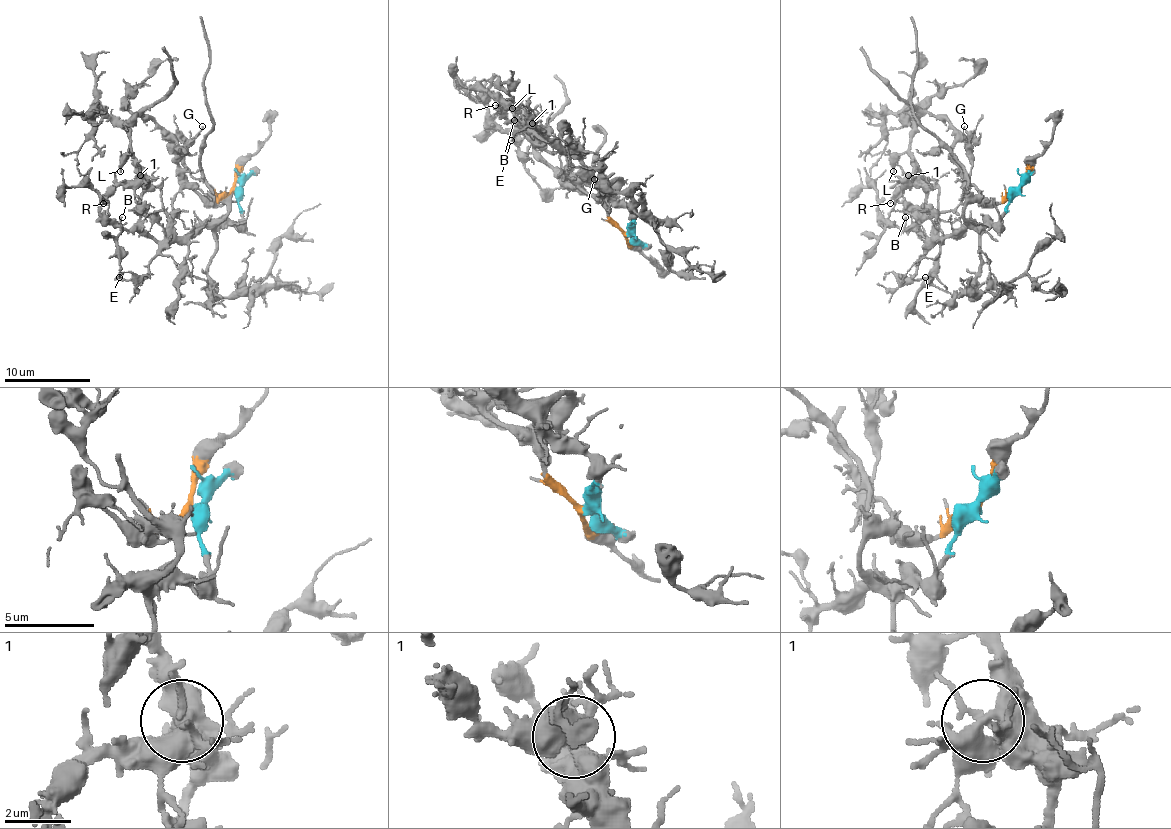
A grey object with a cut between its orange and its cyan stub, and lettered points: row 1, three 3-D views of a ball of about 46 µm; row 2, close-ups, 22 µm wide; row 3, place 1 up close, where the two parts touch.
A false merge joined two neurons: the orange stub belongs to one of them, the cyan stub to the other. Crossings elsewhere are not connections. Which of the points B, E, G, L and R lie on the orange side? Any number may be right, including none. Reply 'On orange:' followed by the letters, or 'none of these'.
On orange: L, R

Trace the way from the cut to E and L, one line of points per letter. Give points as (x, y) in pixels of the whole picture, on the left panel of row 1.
E: (235, 190), (241, 214), (239, 223), (219, 223), (187, 234), (168, 244), (150, 262), (142, 277), (118, 277)
L: (235, 190), (217, 201), (207, 199), (187, 182), (176, 143), (140, 113), (129, 121), (131, 152), (120, 171)

